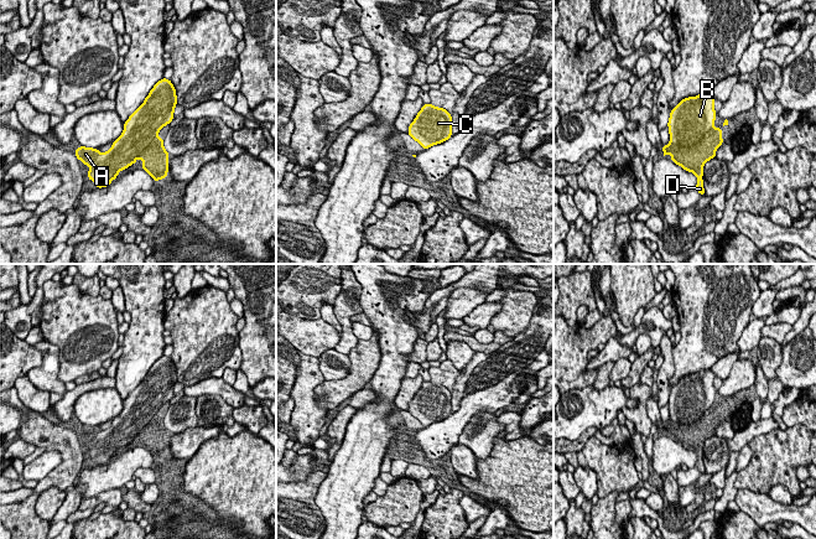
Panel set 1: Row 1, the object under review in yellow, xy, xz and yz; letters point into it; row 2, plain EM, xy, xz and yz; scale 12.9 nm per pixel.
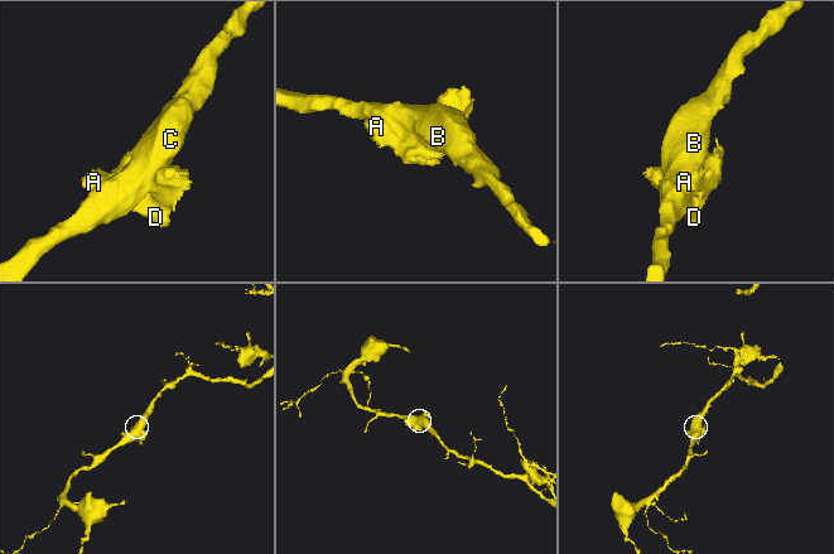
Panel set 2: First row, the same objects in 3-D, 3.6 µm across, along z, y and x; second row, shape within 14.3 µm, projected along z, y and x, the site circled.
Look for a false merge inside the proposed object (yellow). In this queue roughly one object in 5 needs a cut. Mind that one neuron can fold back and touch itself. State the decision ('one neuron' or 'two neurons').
one neuron

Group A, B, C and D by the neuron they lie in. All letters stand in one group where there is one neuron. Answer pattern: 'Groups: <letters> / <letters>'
Groups: A B C D

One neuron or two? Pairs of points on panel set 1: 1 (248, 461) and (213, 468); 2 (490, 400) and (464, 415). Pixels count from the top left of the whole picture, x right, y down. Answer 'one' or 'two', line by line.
1: one
2: one

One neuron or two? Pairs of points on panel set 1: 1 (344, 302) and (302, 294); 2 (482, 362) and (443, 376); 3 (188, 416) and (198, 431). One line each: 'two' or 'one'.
1: two
2: two
3: two

